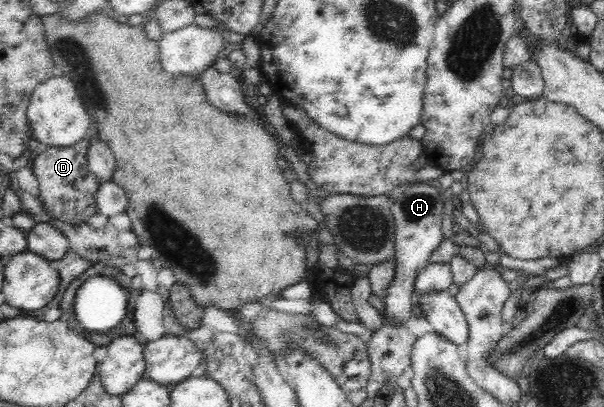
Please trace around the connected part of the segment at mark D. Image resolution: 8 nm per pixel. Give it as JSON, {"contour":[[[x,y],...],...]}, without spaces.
{"contour":[[[89,137],[70,147],[49,147],[36,156],[32,164],[34,175],[40,182],[40,200],[49,216],[77,224],[97,212],[95,201],[101,181],[87,168],[86,152]]]}

